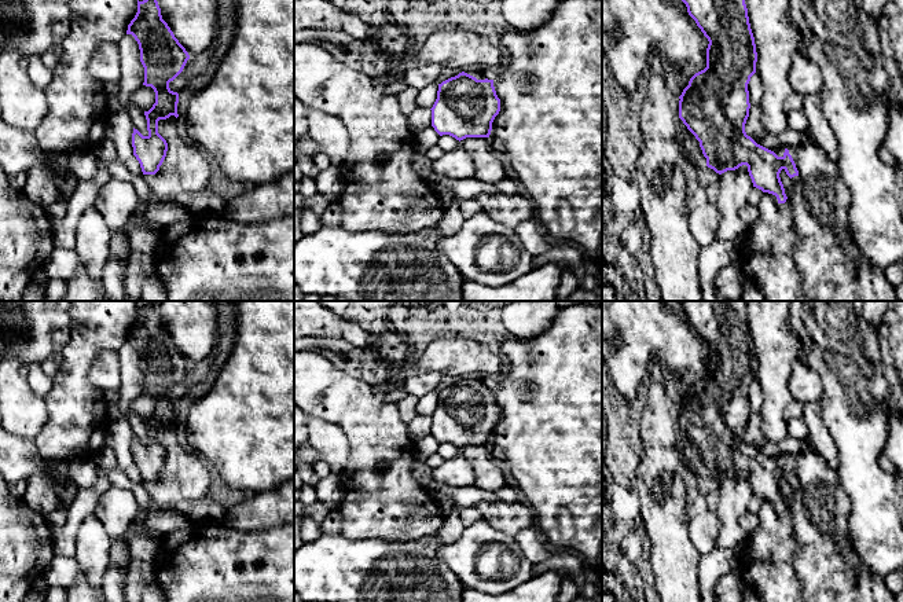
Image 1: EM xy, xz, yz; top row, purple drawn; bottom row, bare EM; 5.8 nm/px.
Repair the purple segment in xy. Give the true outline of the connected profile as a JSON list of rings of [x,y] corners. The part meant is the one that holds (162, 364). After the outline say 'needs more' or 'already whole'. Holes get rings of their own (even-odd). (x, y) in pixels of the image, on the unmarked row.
[[[147,301],[143,309],[137,308],[137,320],[126,342],[132,342],[139,352],[144,375],[143,393],[155,400],[155,411],[144,419],[148,443],[143,444],[133,436],[133,463],[143,482],[155,482],[168,459],[166,448],[158,441],[158,429],[179,425],[179,401],[169,396],[169,390],[183,379],[190,363],[162,327],[155,301]]] | already whole

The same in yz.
[[[680,301],[680,304],[689,323],[709,352],[706,375],[690,386],[679,404],[679,426],[700,449],[708,476],[722,482],[746,473],[753,495],[775,503],[778,511],[785,511],[788,504],[779,481],[783,477],[794,492],[800,489],[794,471],[796,454],[781,455],[774,460],[757,452],[745,440],[750,416],[748,392],[756,381],[757,370],[745,301]]] | needs more

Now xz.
[[[462,379],[438,392],[432,418],[432,434],[456,448],[489,445],[492,430],[500,419],[493,388],[477,388]]] | already whole

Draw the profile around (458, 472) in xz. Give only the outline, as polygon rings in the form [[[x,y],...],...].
[[[459,454],[454,459],[444,460],[437,469],[433,469],[433,477],[437,482],[447,487],[471,487],[476,473],[471,465]]]

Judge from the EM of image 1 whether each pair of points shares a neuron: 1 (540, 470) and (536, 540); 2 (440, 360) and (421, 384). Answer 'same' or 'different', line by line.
1: different
2: different

